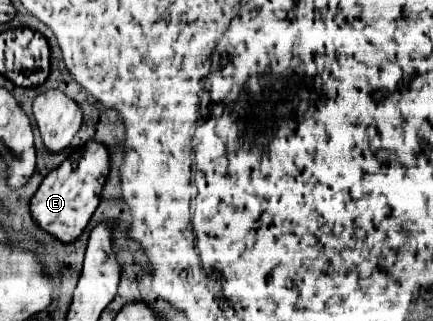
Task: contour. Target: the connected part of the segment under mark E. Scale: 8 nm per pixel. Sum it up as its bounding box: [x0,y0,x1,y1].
[29,141,109,243]

